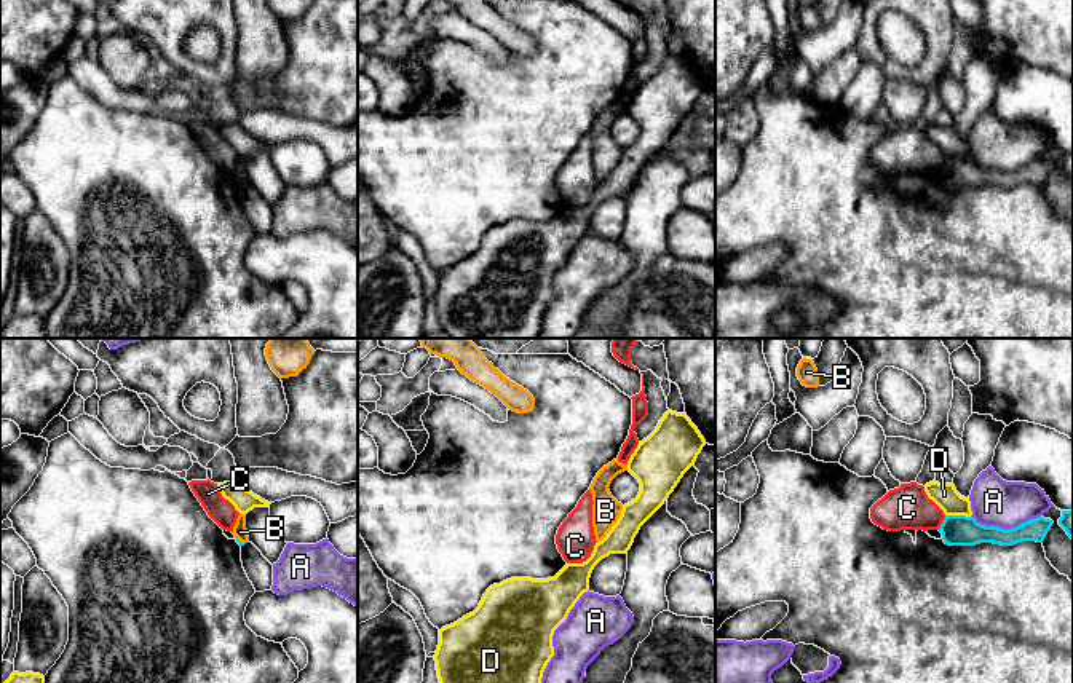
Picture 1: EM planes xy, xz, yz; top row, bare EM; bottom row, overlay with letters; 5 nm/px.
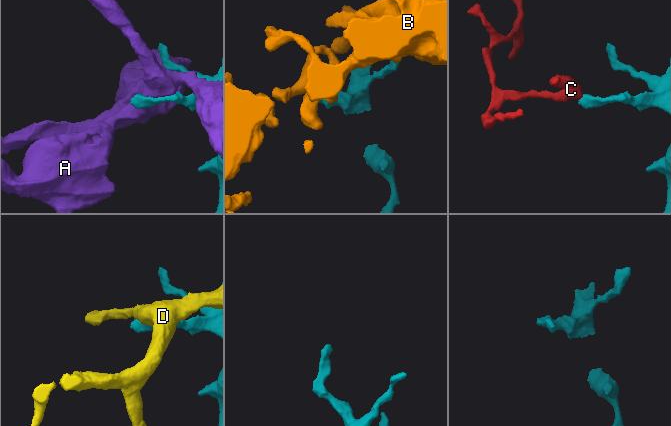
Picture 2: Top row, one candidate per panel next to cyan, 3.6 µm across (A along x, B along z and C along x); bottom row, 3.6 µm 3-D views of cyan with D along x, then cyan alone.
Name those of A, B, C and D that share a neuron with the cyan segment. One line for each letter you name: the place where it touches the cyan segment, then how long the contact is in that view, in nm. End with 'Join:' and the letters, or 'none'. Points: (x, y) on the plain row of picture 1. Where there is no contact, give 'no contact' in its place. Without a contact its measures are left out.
Join: none

